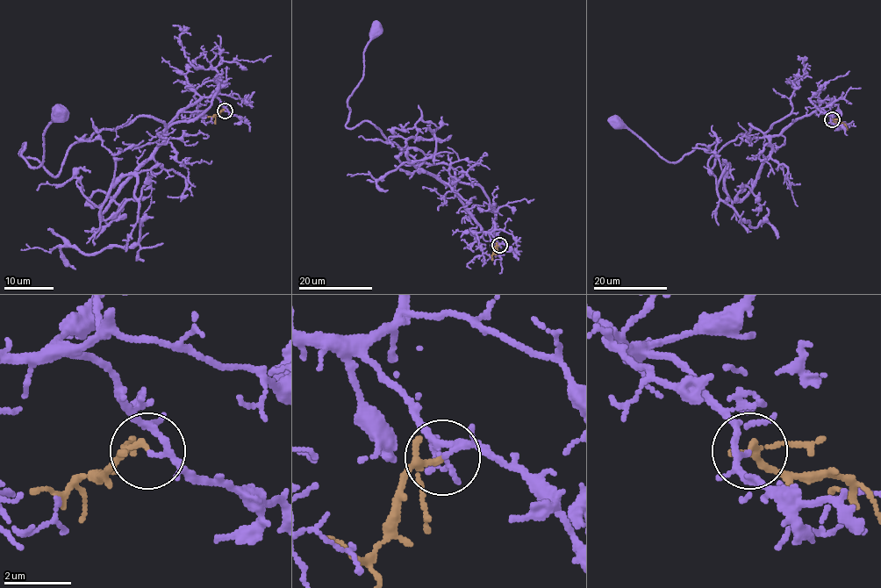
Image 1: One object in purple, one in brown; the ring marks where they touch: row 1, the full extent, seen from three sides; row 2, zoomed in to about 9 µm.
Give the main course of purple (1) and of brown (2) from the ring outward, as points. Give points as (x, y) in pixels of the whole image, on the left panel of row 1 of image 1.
1: (224, 111), (202, 97), (164, 132), (137, 116), (97, 131), (55, 176), (19, 150), (37, 168), (59, 112)
2: (224, 111), (222, 110), (214, 116), (214, 123)

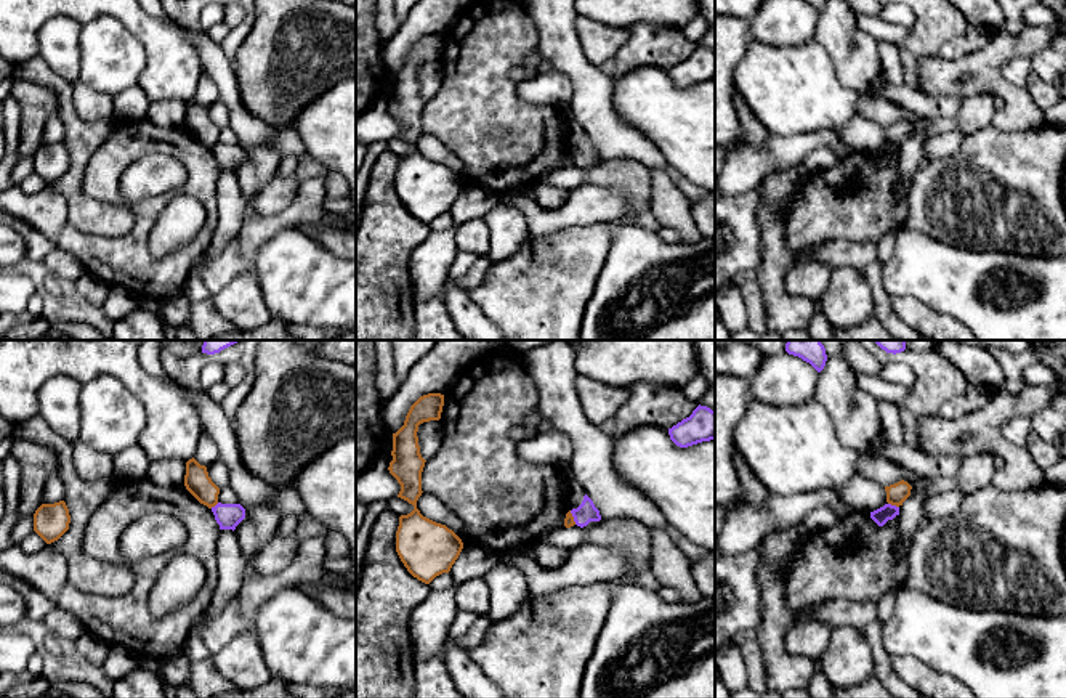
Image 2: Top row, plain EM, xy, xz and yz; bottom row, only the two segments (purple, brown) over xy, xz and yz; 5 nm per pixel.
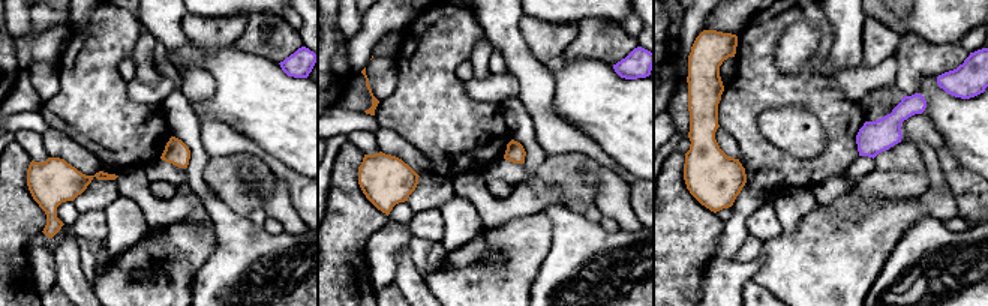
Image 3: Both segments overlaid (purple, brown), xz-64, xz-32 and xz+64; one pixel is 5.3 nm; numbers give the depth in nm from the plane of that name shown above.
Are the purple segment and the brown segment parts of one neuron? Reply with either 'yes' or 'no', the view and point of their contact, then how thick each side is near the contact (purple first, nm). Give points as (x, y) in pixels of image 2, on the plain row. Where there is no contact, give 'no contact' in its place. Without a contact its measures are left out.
no; contact yz (893, 146); calibres 80 and 100 nm

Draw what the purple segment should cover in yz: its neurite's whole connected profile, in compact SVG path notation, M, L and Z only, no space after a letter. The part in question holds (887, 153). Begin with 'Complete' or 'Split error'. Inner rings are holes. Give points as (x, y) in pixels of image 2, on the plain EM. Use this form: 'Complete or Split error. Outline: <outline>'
Complete. Outline: M885 144L883 148L870 152L870 159L878 165L883 167L888 160L893 160L899 156L899 148Z

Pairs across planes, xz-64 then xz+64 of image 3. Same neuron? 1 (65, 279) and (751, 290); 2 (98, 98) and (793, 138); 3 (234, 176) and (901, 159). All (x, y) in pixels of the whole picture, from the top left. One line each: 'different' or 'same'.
1: same
2: different
3: same

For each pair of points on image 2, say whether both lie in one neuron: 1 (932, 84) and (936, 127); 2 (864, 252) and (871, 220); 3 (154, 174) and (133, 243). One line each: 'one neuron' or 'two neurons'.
1: two neurons
2: two neurons
3: two neurons

